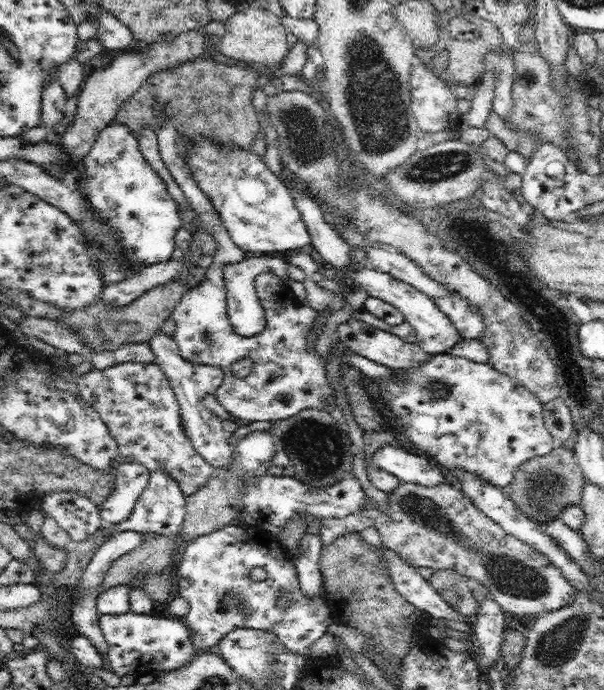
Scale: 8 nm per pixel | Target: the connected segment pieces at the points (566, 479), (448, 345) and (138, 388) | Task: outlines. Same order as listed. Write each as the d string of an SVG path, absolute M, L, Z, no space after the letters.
M565 446L553 448L544 456L535 456L523 462L516 471L511 486L511 499L523 513L537 522L561 519L562 510L570 504L580 505L585 479L579 463L574 462L573 449Z
M369 265L352 271L352 282L355 286L366 290L369 296L382 299L402 312L405 320L414 329L417 343L424 352L432 355L442 354L461 342L460 334L452 321L439 309L435 300L432 300L425 292L414 288L410 283L393 278L386 272L374 270Z
M123 362L106 370L92 369L74 379L79 395L99 412L115 438L120 456L132 458L149 472L163 468L187 497L214 476L213 466L194 449L190 437L186 437L174 389L156 363Z

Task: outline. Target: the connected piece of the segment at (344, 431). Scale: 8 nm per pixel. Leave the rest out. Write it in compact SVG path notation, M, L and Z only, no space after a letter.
M304 409L281 421L269 430L289 457L294 466L294 478L308 487L322 488L341 481L342 476L353 468L354 452L348 434L348 424L334 419L326 409Z

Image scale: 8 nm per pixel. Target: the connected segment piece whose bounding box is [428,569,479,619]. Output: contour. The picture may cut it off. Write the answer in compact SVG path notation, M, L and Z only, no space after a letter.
M435 570L428 582L440 596L462 616L473 619L479 609L472 581L455 570Z

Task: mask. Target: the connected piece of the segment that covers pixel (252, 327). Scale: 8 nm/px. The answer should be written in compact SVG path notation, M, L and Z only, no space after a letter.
M247 255L241 262L227 265L224 268L223 276L225 276L226 294L227 294L227 315L231 322L234 333L242 337L252 337L261 334L266 329L266 317L259 299L256 298L255 279L263 273L272 273L282 281L287 282L289 286L296 291L296 295L302 304L306 304L305 284L303 282L296 282L292 278L288 278L287 269L289 262L280 256L264 256Z

